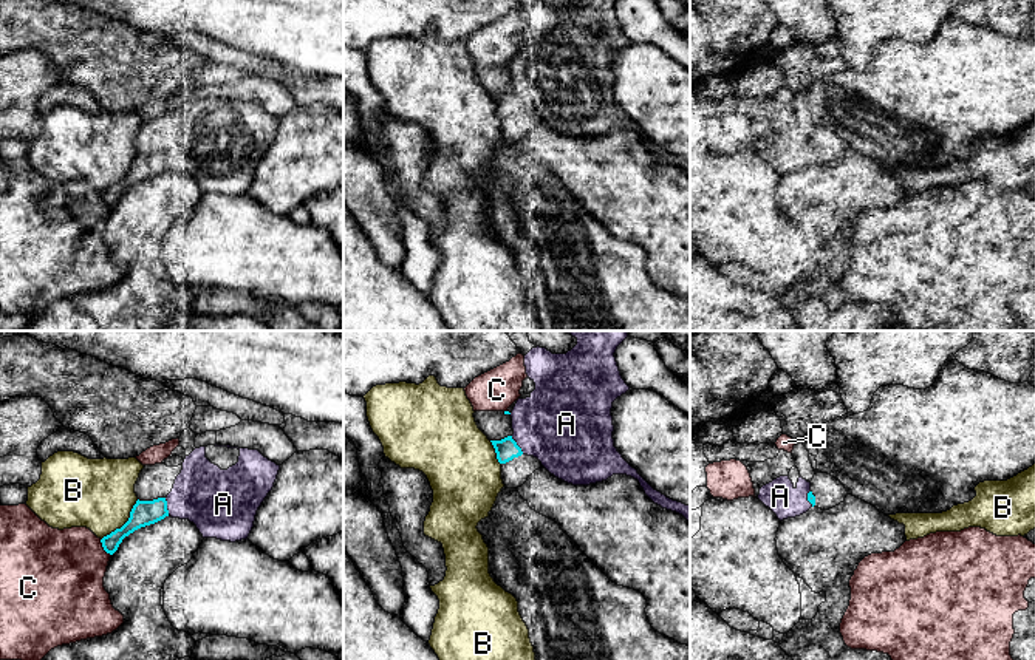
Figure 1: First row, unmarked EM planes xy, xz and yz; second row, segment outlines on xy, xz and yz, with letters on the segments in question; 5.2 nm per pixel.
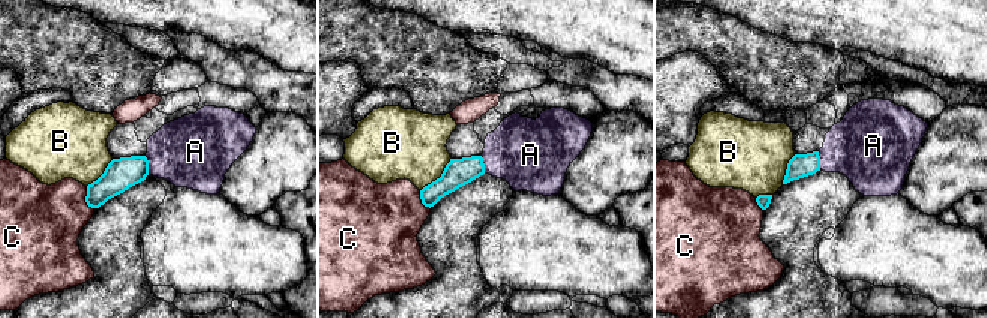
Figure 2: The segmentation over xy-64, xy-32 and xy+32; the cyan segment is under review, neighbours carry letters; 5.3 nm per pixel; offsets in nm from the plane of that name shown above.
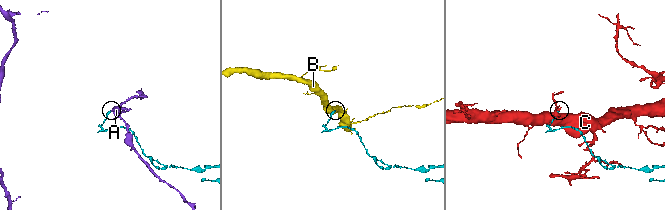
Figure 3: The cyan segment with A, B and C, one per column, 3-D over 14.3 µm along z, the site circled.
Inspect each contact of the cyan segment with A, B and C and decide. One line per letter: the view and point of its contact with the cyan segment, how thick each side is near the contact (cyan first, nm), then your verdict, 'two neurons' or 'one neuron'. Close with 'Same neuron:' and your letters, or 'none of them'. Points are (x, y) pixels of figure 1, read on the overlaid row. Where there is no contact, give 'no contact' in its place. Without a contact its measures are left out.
A: meets cyan in xz at (517, 445); 120 nm thick on the cyan side, 420 nm on the other; one neuron
B: meets cyan in xy at (126, 523); 130 nm thick on the cyan side, 360 nm on the other; two neurons
C: meets cyan in xy at (102, 546); 110 nm thick on the cyan side, 440 nm on the other; two neurons
Same neuron: A

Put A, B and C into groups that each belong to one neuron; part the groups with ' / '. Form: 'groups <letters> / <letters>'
groups A / B / C

